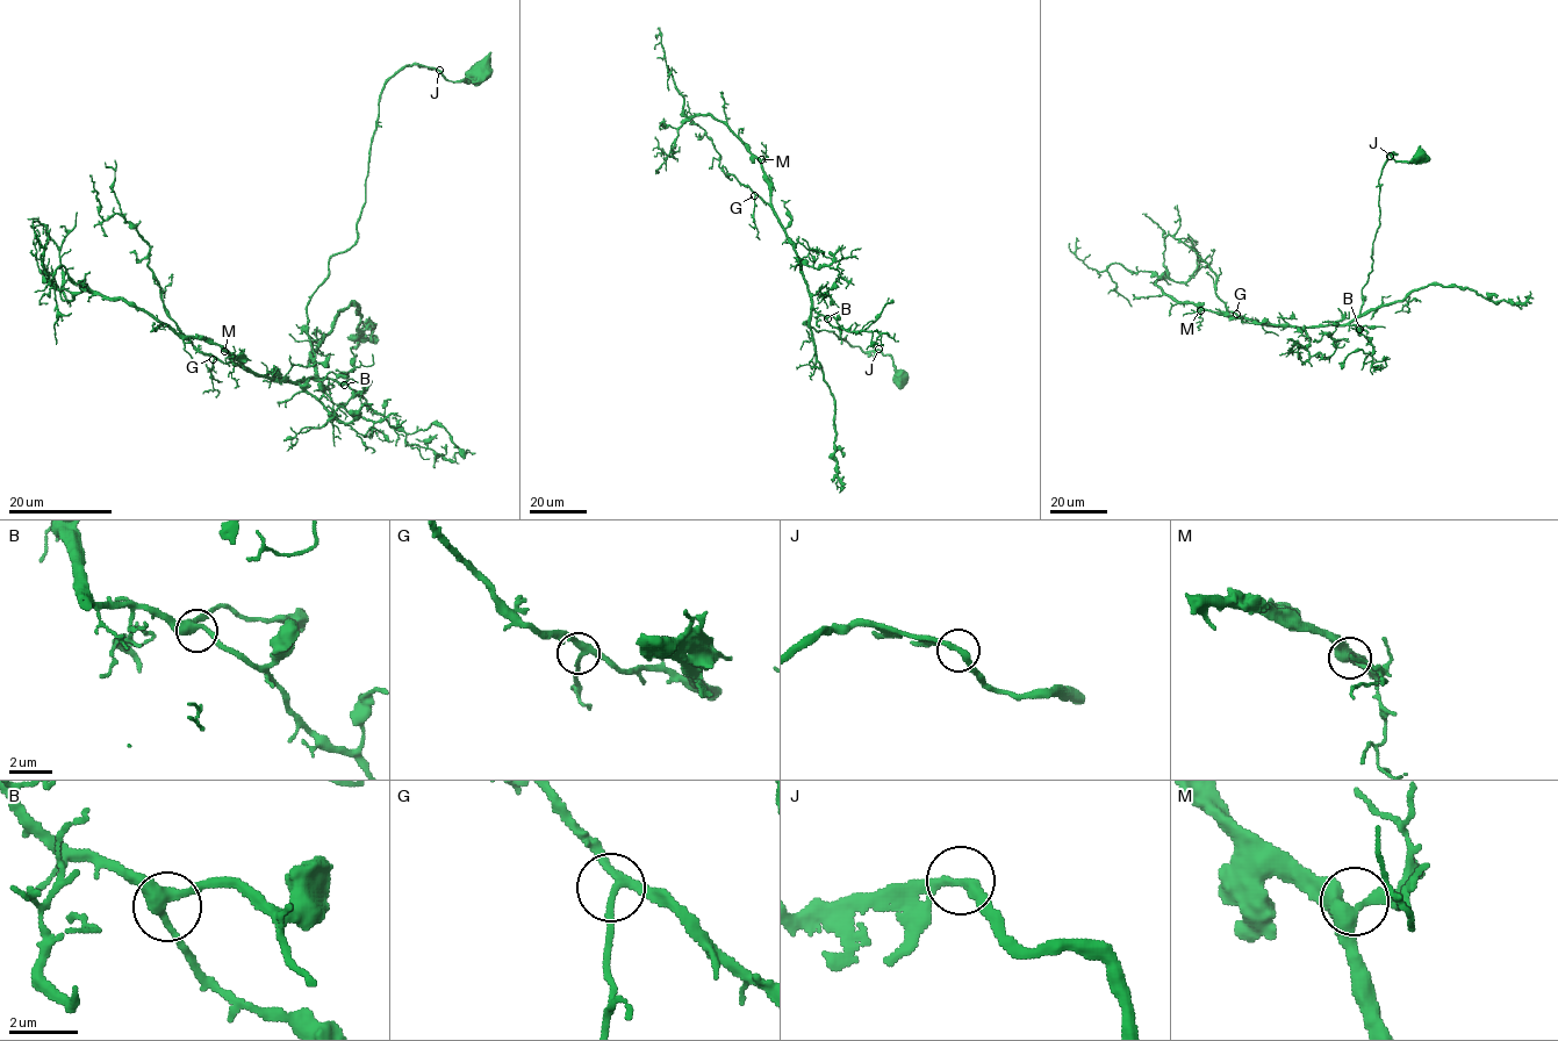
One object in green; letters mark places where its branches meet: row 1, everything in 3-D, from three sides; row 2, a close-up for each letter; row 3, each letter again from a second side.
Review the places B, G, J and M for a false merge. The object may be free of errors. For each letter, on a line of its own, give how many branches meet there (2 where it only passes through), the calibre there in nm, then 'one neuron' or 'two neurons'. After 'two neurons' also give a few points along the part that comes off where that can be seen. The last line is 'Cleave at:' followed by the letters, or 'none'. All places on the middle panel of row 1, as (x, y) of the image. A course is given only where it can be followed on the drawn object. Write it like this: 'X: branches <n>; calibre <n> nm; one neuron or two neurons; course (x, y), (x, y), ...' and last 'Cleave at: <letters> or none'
B: branches 3; calibre 360 nm; one neuron
G: branches 3; calibre 220 nm; one neuron
J: branches 2; calibre 300 nm; one neuron
M: branches 3; calibre 360 nm; one neuron
Cleave at: none

